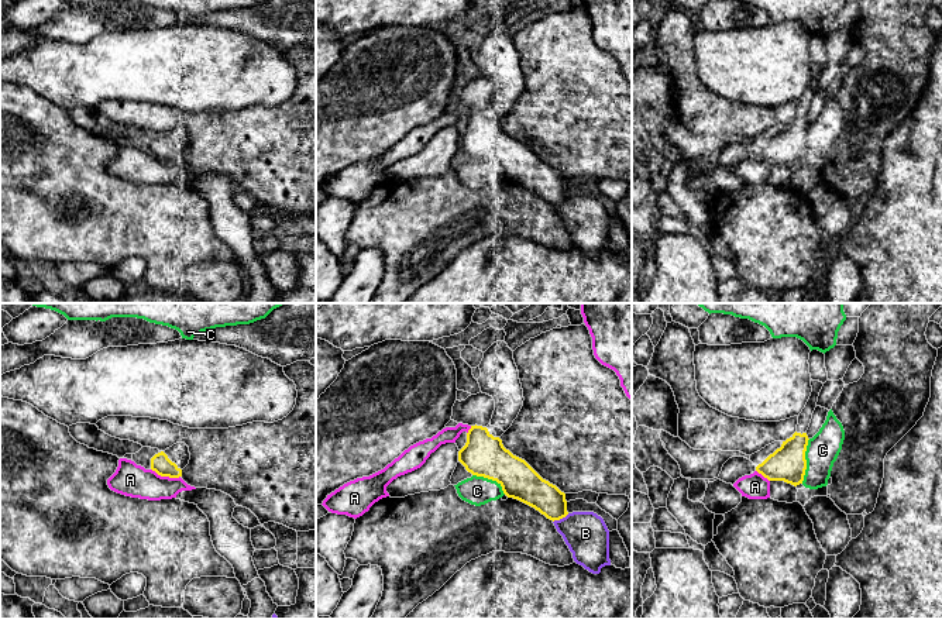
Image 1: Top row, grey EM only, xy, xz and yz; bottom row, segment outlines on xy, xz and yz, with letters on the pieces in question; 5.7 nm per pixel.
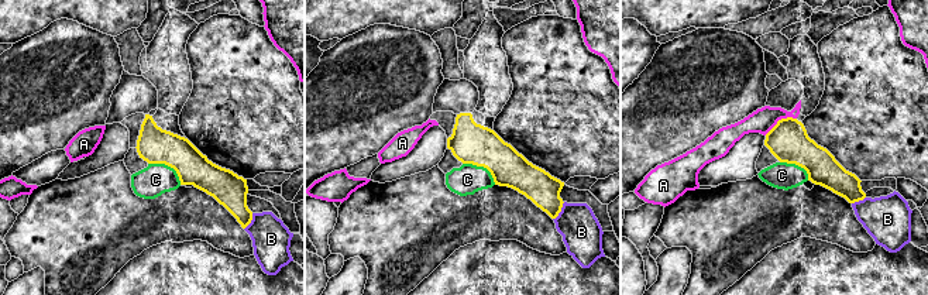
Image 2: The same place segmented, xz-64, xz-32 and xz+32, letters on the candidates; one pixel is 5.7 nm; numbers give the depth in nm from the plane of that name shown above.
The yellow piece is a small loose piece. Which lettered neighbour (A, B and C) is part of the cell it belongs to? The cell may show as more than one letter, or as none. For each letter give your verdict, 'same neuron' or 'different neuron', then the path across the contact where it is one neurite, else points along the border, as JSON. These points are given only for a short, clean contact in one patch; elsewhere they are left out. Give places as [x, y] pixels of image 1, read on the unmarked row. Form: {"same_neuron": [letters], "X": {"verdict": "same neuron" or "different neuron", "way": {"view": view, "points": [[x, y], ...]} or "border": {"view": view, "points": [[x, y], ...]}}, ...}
{"same_neuron": [], "A": {"verdict": "different neuron"}, "B": {"verdict": "different neuron"}, "C": {"verdict": "different neuron"}}

